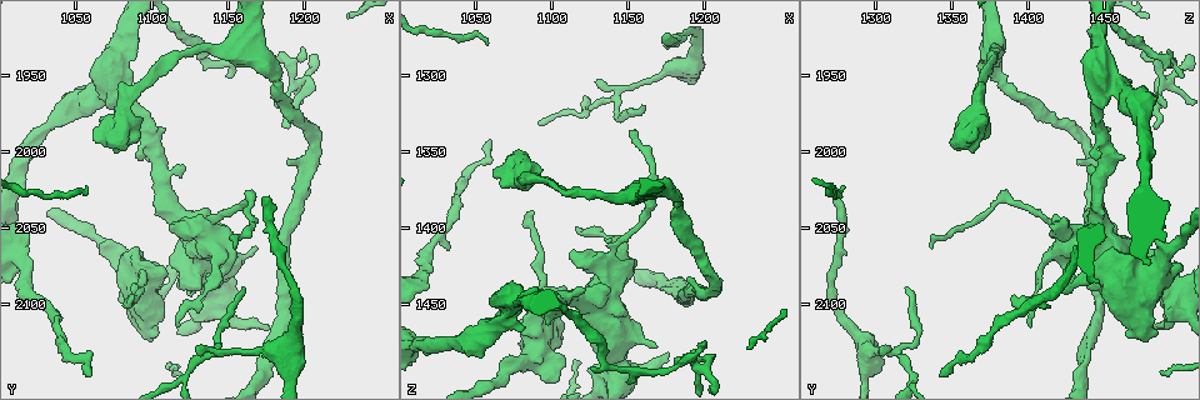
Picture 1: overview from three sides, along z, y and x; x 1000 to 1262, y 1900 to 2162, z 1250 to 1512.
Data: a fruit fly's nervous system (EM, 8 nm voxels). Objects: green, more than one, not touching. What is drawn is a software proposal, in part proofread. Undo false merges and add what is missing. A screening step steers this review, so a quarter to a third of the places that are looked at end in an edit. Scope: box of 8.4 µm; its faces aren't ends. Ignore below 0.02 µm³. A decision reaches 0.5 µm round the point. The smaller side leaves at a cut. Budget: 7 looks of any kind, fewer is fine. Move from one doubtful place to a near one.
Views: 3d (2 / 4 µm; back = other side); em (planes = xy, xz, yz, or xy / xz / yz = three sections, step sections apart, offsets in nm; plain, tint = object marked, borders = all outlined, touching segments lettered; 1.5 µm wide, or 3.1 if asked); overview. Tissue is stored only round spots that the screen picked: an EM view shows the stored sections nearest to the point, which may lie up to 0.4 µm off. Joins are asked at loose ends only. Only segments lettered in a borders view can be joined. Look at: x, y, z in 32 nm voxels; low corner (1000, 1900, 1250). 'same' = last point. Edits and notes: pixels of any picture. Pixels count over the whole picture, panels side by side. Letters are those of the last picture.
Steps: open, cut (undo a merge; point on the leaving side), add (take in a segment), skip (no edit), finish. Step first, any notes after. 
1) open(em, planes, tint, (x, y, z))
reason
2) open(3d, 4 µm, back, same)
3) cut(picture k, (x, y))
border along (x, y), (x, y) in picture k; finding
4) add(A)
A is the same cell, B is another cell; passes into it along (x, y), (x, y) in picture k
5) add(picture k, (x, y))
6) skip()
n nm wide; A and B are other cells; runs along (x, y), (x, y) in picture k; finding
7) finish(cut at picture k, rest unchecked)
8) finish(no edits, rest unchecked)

open(em, planes, tint, (1080, 1952, 1466))
an open end

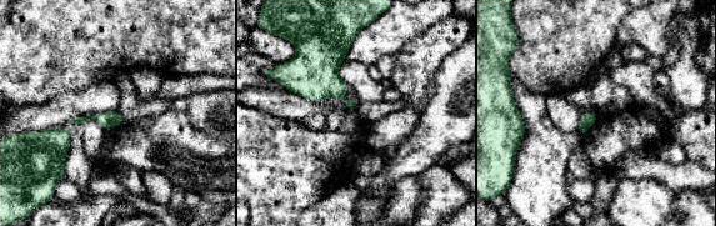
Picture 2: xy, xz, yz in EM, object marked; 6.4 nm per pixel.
open(em, planes, borders, same)

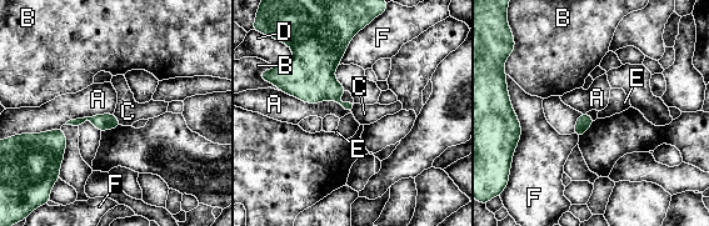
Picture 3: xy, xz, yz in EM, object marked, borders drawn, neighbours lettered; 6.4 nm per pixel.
skip()
A, B, C, D, E and F are other cells; none of them fits

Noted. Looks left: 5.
open(em, planes, borders, (1178, 2116, 1482))
an open end

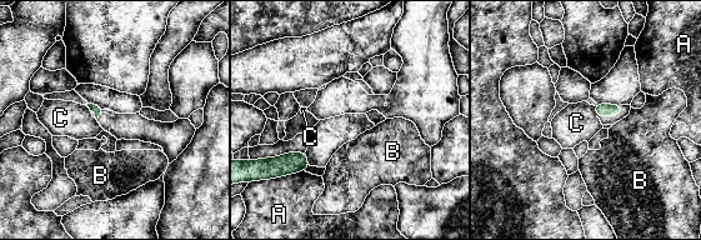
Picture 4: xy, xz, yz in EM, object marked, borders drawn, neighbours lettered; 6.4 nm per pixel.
skip()
A, B and C are other cells; none of them fits

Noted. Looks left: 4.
open(em, planes, borders, (1182, 1960, 1388))
a narrow waist

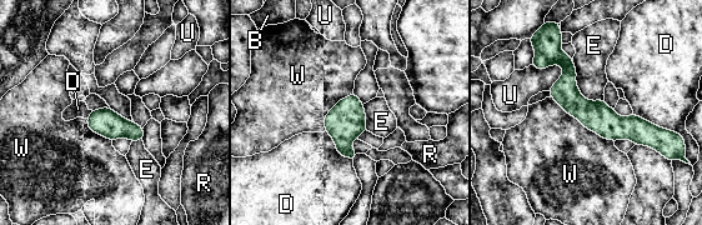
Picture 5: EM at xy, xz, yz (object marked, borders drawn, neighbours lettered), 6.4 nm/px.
skip()
B, D, E, R, U and W are other cells; one neuron here

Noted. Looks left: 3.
finish(no edits, rest unchecked)

